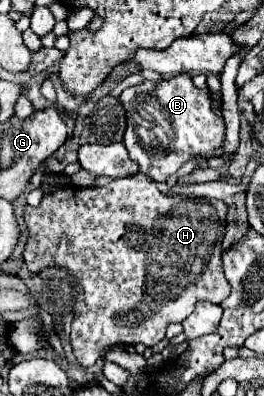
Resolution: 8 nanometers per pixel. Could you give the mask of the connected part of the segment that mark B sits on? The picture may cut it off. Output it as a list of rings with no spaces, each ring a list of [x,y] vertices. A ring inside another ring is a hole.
[[[178,74],[168,80],[144,80],[142,84],[126,88],[118,98],[126,110],[126,134],[124,134],[124,146],[128,148],[128,154],[132,160],[138,162],[142,174],[150,174],[156,182],[168,182],[172,174],[176,174],[186,162],[198,160],[198,168],[208,168],[206,154],[210,150],[216,150],[224,144],[226,126],[224,120],[216,118],[210,110],[210,88],[196,88],[190,74]]]

